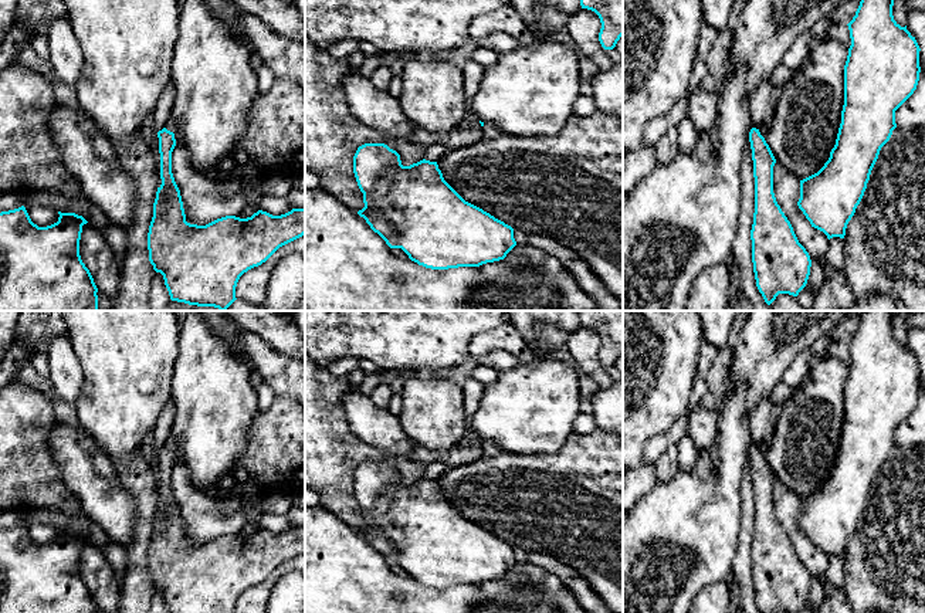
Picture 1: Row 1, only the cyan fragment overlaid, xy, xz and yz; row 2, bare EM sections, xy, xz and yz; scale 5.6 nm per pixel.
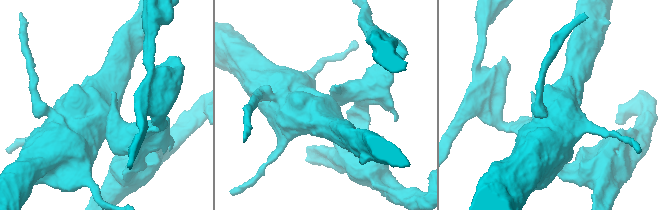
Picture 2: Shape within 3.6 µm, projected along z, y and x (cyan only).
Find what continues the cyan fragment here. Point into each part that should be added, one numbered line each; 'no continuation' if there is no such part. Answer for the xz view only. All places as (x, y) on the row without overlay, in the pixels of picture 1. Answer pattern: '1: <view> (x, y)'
no continuation

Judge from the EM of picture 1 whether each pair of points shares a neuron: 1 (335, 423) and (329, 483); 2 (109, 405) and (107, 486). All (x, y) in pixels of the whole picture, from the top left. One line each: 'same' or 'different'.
1: same
2: different

